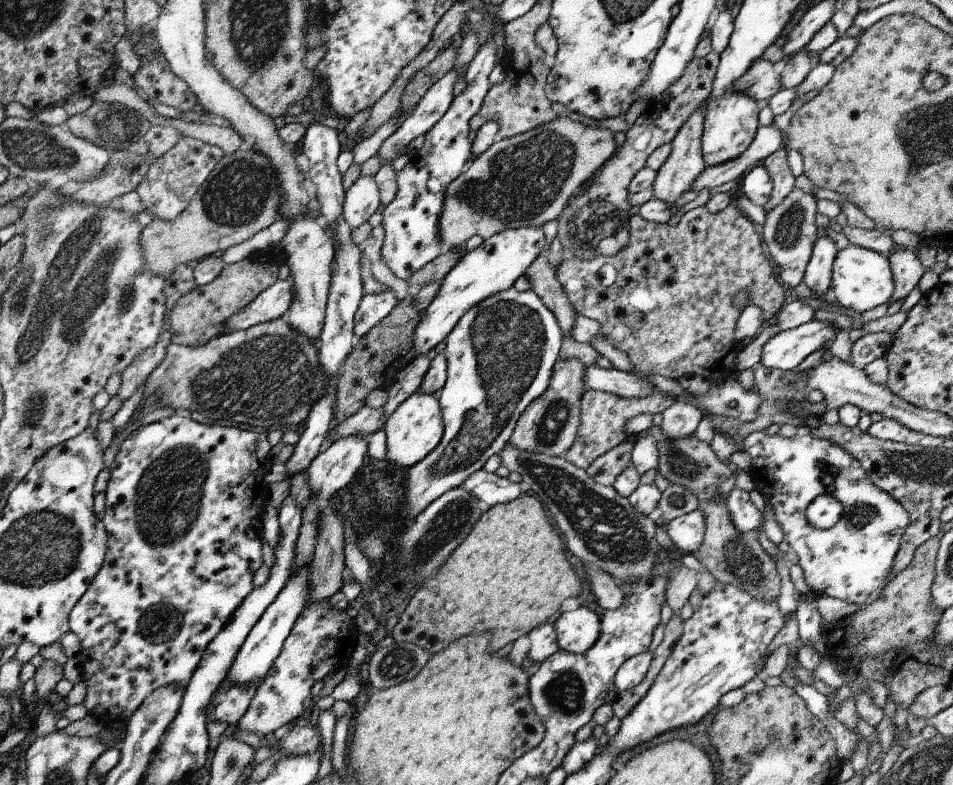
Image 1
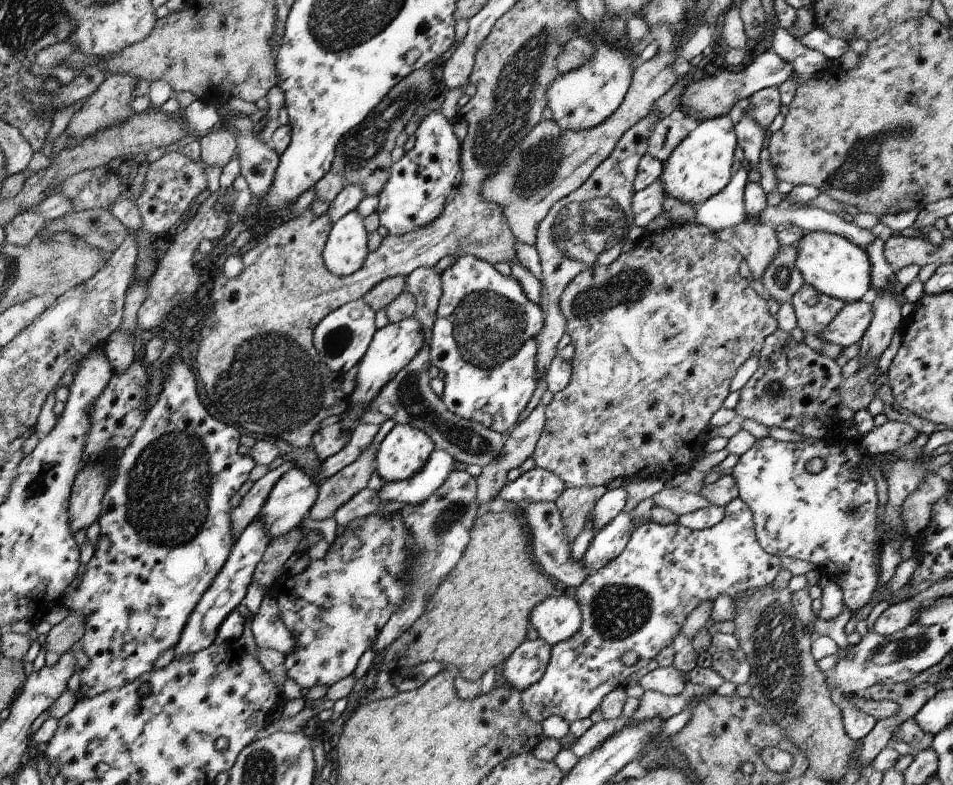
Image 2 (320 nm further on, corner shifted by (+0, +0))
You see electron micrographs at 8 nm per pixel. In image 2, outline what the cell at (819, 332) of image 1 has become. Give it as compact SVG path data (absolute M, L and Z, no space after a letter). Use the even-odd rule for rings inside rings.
M858 301L853 304L844 304L840 312L816 334L822 342L828 342L842 347L856 344L864 336L866 328L872 320L872 306L868 302Z

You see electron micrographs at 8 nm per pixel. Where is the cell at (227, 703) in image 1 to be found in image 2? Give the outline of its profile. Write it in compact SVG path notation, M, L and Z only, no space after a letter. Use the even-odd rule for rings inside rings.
M266 591L263 598L260 611L251 625L255 643L259 647L276 649L286 656L297 647L297 641L281 619L275 595Z

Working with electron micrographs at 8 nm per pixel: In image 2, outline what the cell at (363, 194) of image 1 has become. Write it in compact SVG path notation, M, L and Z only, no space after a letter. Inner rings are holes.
M354 210L339 218L331 226L328 242L324 246L323 260L330 272L345 277L356 272L368 258L368 234L364 229L364 219Z

